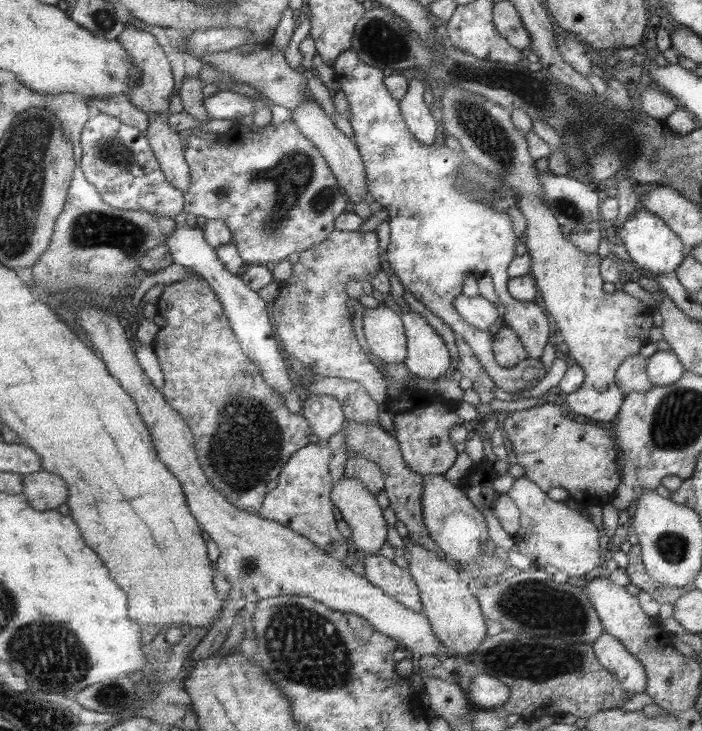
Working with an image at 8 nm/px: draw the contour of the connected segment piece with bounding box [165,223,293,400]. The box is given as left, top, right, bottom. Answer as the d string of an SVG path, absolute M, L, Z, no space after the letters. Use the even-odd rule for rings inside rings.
M197 223L176 225L176 230L168 236L165 245L168 246L172 256L172 262L189 268L196 275L203 278L211 286L212 291L220 299L223 305L224 315L228 317L228 323L235 333L240 347L248 355L248 359L256 365L260 377L264 383L272 388L283 400L287 392L291 392L291 380L289 374L285 372L285 364L281 358L281 352L277 348L277 342L273 340L273 330L265 312L265 302L249 289L237 275L230 273L224 267L219 257L215 254L215 249L204 239L201 230L197 230Z

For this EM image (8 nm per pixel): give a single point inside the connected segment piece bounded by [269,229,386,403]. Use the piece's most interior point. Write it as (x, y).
(309, 314)

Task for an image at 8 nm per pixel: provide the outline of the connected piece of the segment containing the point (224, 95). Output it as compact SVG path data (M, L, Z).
M218 91L214 95L205 97L203 99L202 105L205 112L210 115L211 119L215 120L225 120L225 119L235 119L237 116L246 116L247 114L253 114L254 106L252 102L255 99L260 98L249 98L243 94L237 94L232 91Z

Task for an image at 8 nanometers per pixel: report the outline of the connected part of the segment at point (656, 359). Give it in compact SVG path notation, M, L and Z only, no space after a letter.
M655 351L648 357L647 373L649 380L655 386L673 384L684 372L676 354L668 351Z

